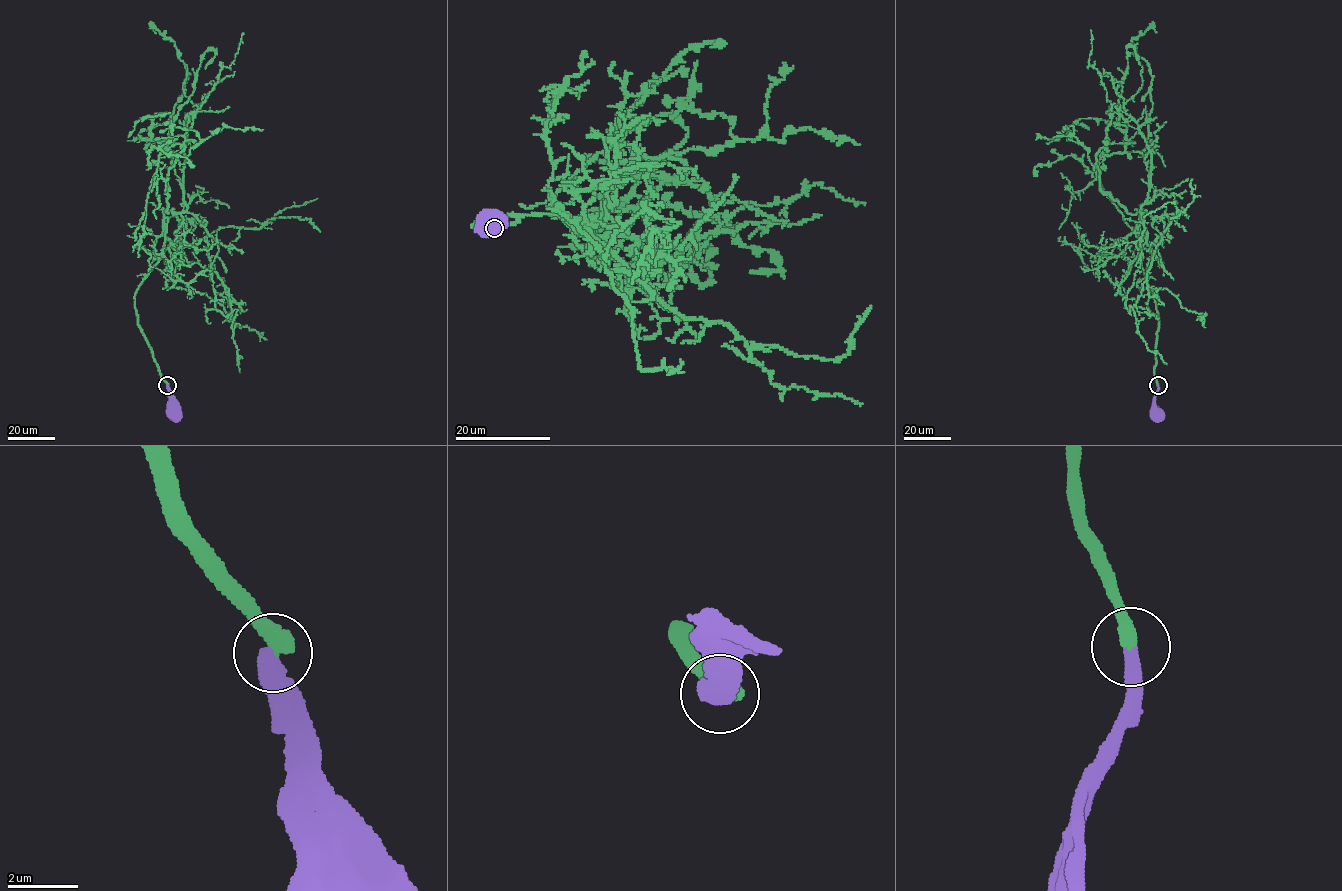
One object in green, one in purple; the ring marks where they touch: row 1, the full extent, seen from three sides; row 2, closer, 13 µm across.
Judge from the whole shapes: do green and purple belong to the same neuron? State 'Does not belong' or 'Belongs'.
Does not belong

